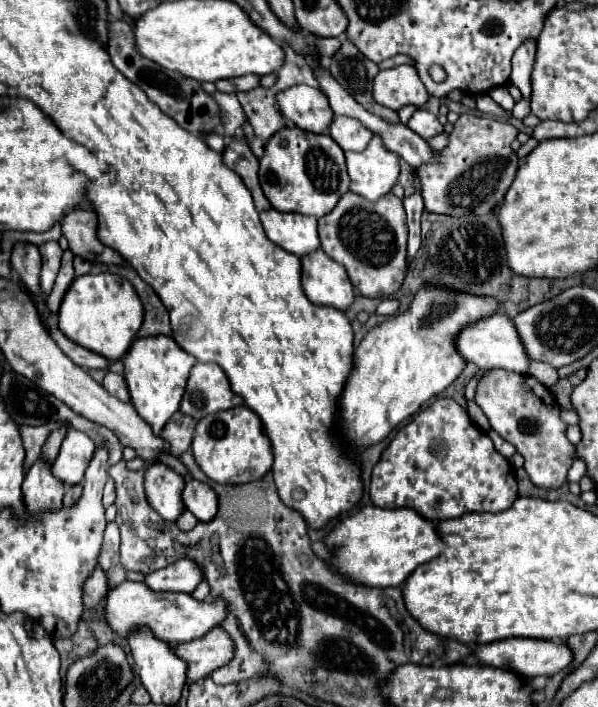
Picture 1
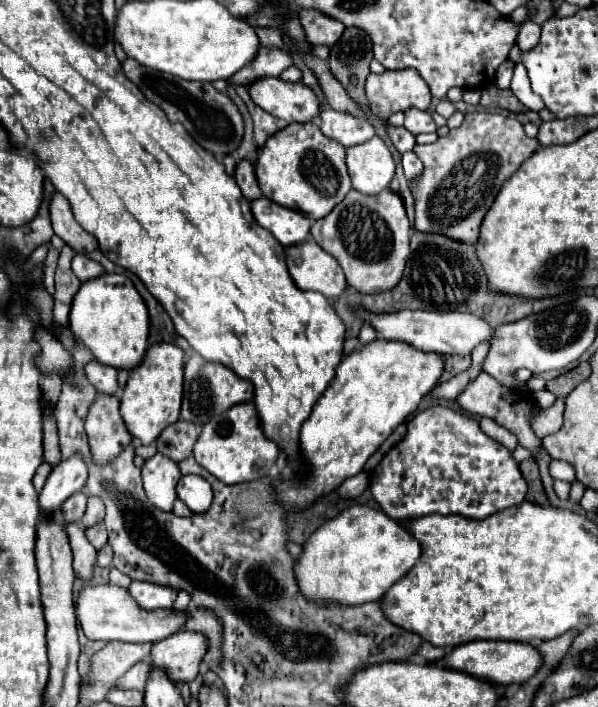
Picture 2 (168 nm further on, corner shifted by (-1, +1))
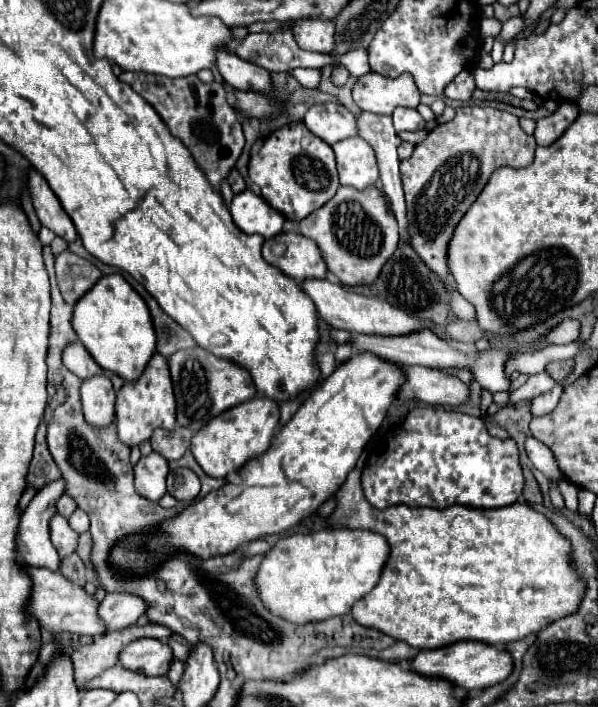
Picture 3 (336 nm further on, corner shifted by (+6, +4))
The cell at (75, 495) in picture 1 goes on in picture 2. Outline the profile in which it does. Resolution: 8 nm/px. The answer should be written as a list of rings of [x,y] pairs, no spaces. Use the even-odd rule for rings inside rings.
[[[74,493],[72,497],[68,497],[62,503],[62,515],[68,523],[74,523],[74,521],[82,519],[84,511],[86,511],[86,495],[84,493]]]

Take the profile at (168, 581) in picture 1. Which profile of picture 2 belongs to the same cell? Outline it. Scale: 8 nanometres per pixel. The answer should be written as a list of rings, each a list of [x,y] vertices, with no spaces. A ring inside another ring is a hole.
[[[132,581],[128,591],[130,591],[130,595],[134,595],[138,605],[144,607],[144,609],[172,607],[172,603],[174,603],[174,599],[178,595],[176,587],[158,585],[158,583],[146,583],[146,581]]]

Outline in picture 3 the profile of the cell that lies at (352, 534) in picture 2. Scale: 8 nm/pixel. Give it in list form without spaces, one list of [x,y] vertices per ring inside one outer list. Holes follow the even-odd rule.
[[[323,528],[309,534],[293,534],[279,538],[275,546],[263,556],[255,574],[255,588],[263,606],[273,614],[291,624],[309,624],[327,620],[333,616],[347,614],[353,602],[361,600],[377,584],[383,564],[387,562],[389,544],[383,536],[369,530],[347,530],[347,528]]]

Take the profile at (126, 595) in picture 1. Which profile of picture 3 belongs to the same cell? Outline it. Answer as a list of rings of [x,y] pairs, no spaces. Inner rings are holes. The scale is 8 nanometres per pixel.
[[[27,566],[27,574],[31,576],[31,596],[27,602],[27,614],[39,622],[39,626],[51,634],[81,634],[81,636],[101,636],[103,622],[97,616],[97,602],[89,596],[81,586],[69,582],[59,572],[49,572],[47,568]]]

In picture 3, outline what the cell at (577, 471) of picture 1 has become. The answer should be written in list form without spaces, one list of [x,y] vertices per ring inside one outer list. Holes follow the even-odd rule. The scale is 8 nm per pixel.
[[[529,436],[529,438],[525,440],[525,450],[527,450],[527,456],[529,456],[529,460],[533,462],[533,466],[535,466],[537,470],[541,470],[547,478],[549,478],[549,476],[559,476],[559,478],[563,478],[563,474],[561,474],[557,462],[555,462],[553,452],[551,452],[543,442],[539,442],[537,438]]]

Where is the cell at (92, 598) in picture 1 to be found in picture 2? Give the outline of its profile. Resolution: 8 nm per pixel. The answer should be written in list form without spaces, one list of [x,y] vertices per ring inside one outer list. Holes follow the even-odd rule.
[[[68,525],[68,537],[74,553],[74,573],[78,579],[92,579],[96,567],[96,549],[86,539],[84,531],[76,525]]]

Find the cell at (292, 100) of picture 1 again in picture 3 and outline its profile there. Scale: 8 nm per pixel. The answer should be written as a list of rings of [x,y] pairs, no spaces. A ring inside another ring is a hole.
[[[219,48],[215,52],[215,58],[217,58],[215,64],[217,64],[223,80],[229,82],[233,88],[237,88],[237,90],[257,90],[257,92],[263,92],[263,94],[269,92],[271,76],[269,76],[267,70],[239,58],[235,52],[231,52],[227,48]]]

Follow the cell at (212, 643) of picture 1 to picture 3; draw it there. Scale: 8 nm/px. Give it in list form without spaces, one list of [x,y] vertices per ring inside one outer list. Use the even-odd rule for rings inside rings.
[[[155,638],[133,640],[119,652],[119,664],[145,676],[163,676],[169,670],[173,652],[167,642]]]

